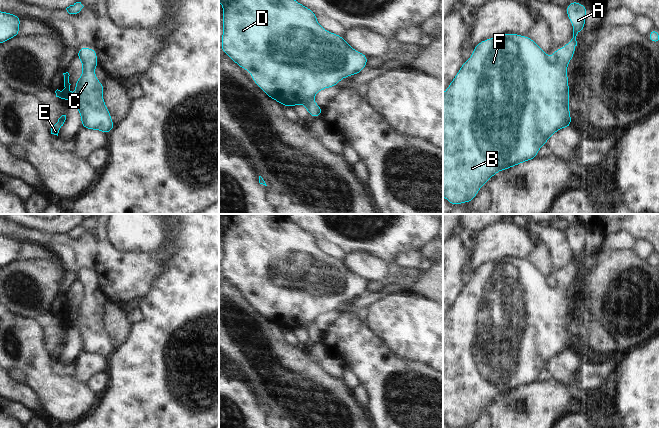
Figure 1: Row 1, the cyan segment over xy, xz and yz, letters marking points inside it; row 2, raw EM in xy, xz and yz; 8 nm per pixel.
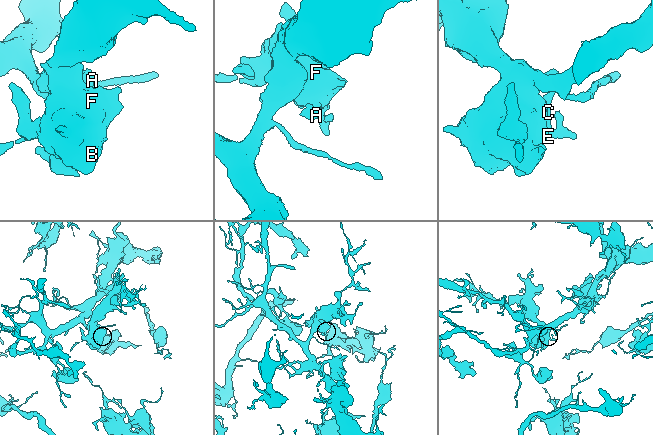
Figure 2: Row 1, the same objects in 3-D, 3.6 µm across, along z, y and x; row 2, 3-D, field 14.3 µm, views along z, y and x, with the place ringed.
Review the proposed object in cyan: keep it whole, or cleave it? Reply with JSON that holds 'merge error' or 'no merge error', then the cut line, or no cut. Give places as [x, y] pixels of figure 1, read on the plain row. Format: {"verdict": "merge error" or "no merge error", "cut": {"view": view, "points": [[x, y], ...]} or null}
{"verdict": "no merge error", "cut": null}

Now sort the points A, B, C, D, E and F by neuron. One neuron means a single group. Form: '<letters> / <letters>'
A B C D E F

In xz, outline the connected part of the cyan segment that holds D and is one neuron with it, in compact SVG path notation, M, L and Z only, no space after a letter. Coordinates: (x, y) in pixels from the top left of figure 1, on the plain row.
M219 214L219 225L223 233L223 258L221 261L221 274L229 280L239 291L245 293L251 298L255 308L271 323L277 325L284 331L294 332L297 328L303 328L306 331L307 337L313 342L323 338L321 332L313 322L323 313L335 311L342 302L347 302L352 299L359 298L366 292L368 280L358 276L352 272L344 263L343 260L334 258L324 253L317 246L317 239L308 231L300 228L294 222L289 220L284 214Z

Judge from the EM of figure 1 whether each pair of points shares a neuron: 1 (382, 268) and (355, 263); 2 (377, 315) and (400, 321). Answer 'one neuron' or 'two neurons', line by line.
1: one neuron
2: one neuron

